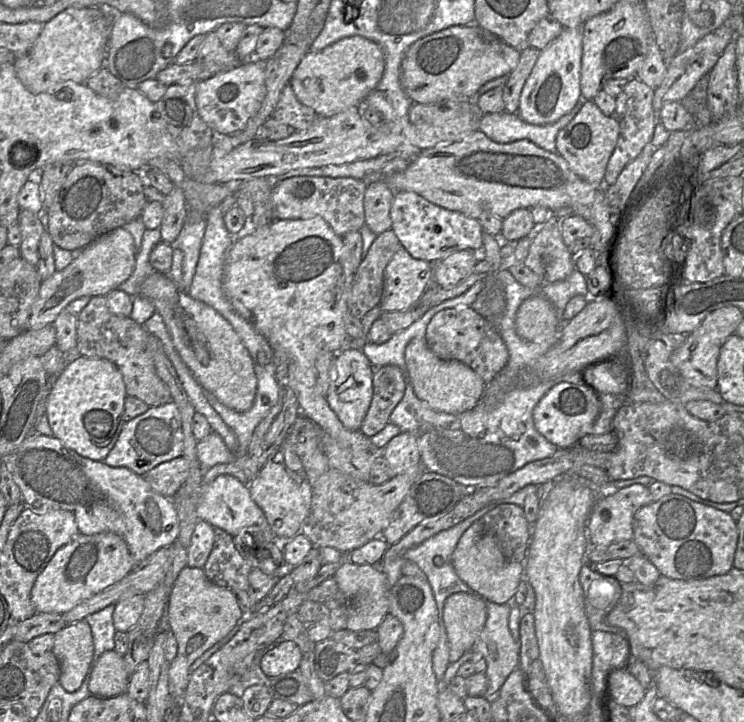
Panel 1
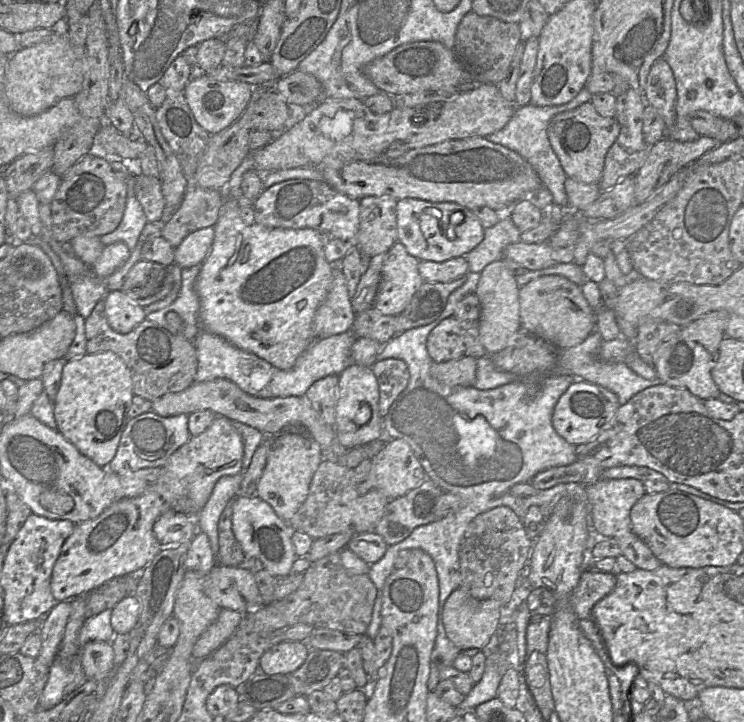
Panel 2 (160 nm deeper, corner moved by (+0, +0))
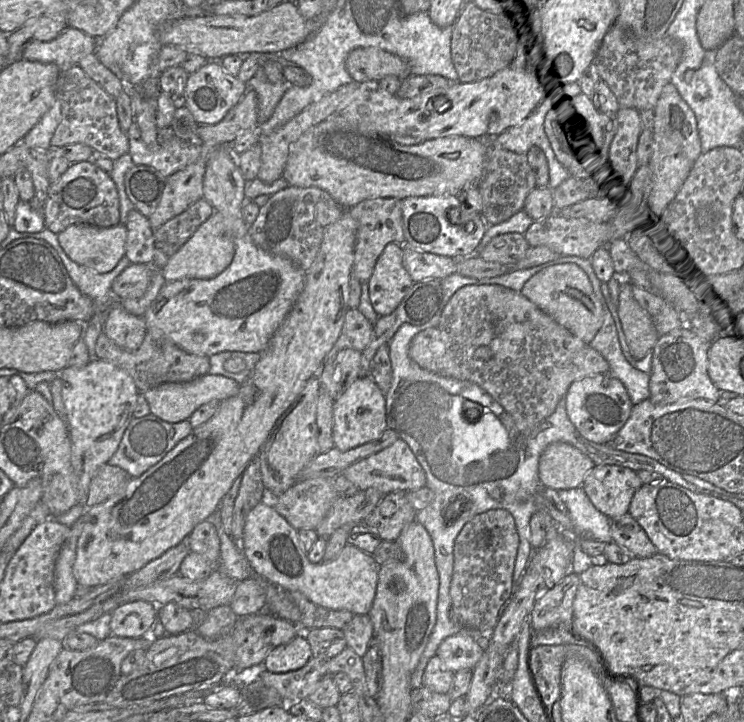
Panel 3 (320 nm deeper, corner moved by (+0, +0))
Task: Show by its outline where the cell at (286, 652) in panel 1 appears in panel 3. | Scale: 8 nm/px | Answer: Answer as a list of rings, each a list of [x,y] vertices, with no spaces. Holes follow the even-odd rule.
[[[303,633],[287,643],[271,649],[262,663],[262,668],[272,673],[286,673],[302,668],[312,657],[310,645]]]

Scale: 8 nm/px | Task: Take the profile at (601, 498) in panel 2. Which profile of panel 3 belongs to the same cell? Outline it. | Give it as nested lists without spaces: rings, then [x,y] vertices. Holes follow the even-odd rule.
[[[595,465],[581,487],[597,510],[610,520],[629,511],[635,492],[642,486],[637,472],[617,465]]]

